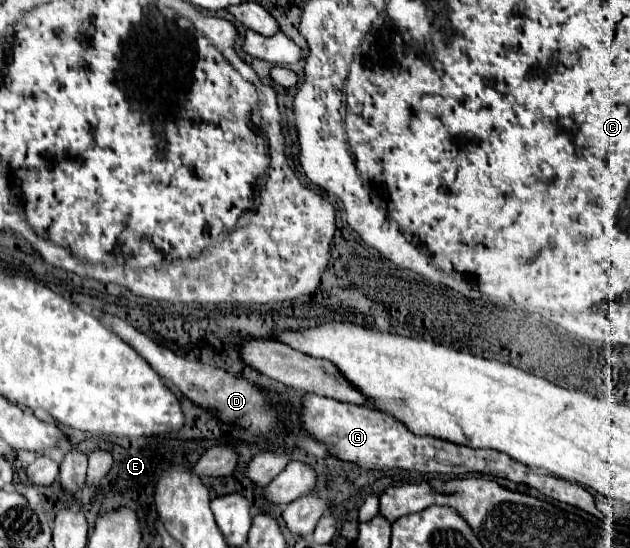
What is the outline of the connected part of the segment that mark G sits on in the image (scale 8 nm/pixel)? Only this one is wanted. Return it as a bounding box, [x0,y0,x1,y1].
[298,394,594,514]

